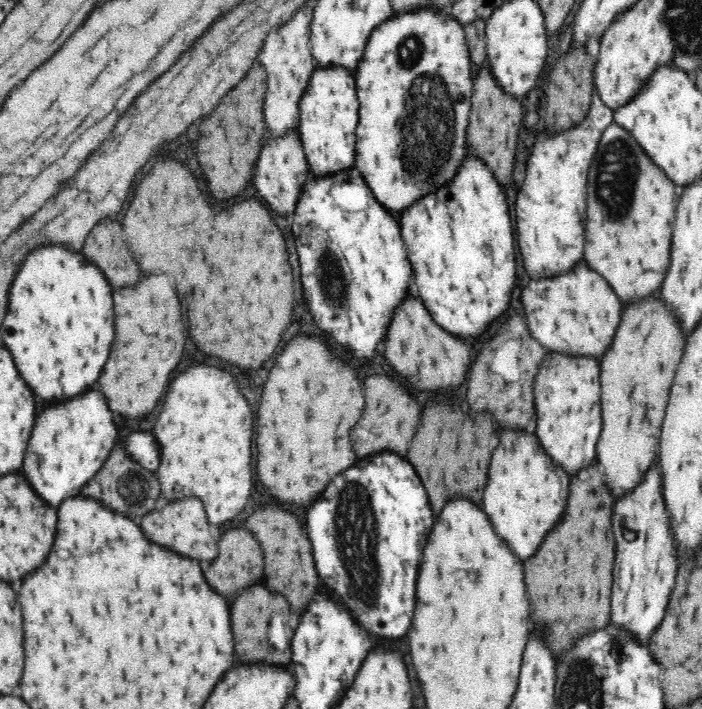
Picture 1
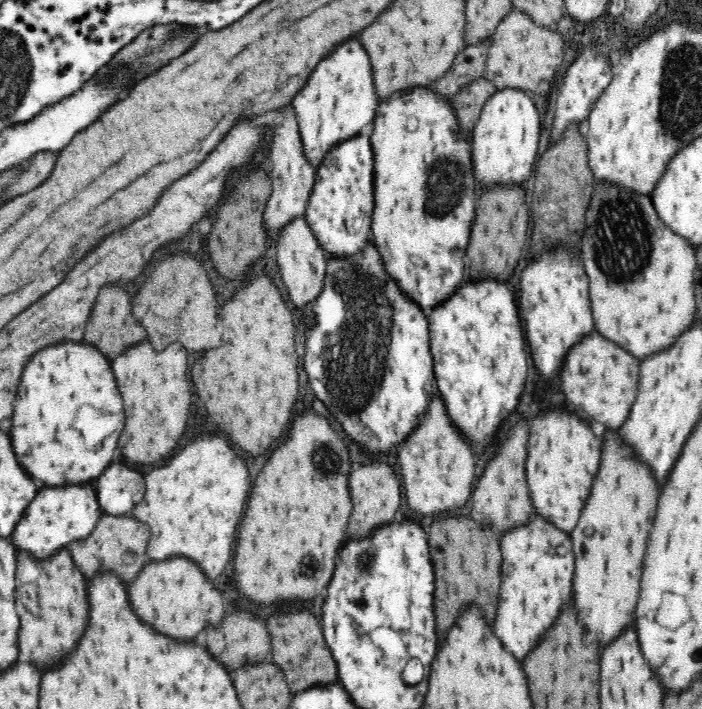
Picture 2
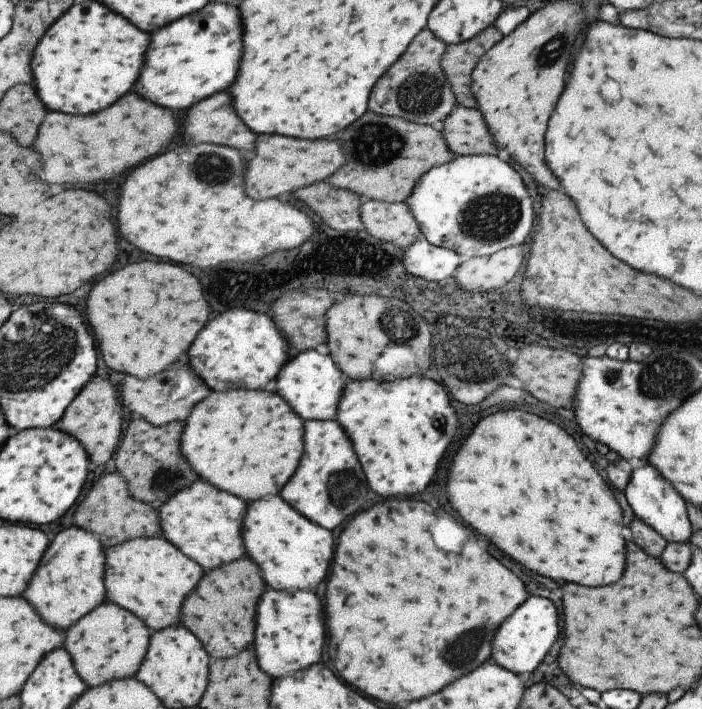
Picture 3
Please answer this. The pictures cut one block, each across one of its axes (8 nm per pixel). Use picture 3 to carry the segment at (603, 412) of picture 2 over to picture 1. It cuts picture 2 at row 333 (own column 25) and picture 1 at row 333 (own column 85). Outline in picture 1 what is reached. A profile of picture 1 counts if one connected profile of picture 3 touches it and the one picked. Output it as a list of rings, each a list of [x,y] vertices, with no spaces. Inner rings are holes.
[[[578,260],[568,272],[530,278],[520,298],[530,334],[546,348],[573,356],[598,358],[602,352],[606,354],[614,328],[620,322],[620,298],[604,276],[594,272],[586,260]]]

